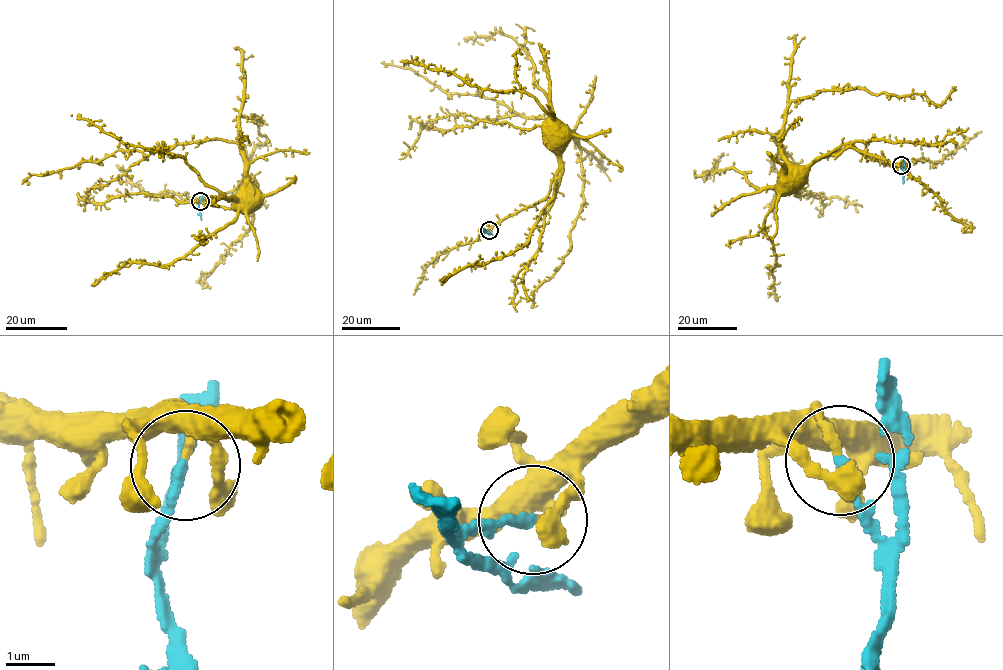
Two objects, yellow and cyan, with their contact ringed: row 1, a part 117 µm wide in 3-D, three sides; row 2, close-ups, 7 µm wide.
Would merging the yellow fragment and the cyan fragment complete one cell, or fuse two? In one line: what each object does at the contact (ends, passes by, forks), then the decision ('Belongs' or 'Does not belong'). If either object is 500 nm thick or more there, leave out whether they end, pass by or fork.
At the ring yellow ends. At the ring cyan ends. Does not belong

